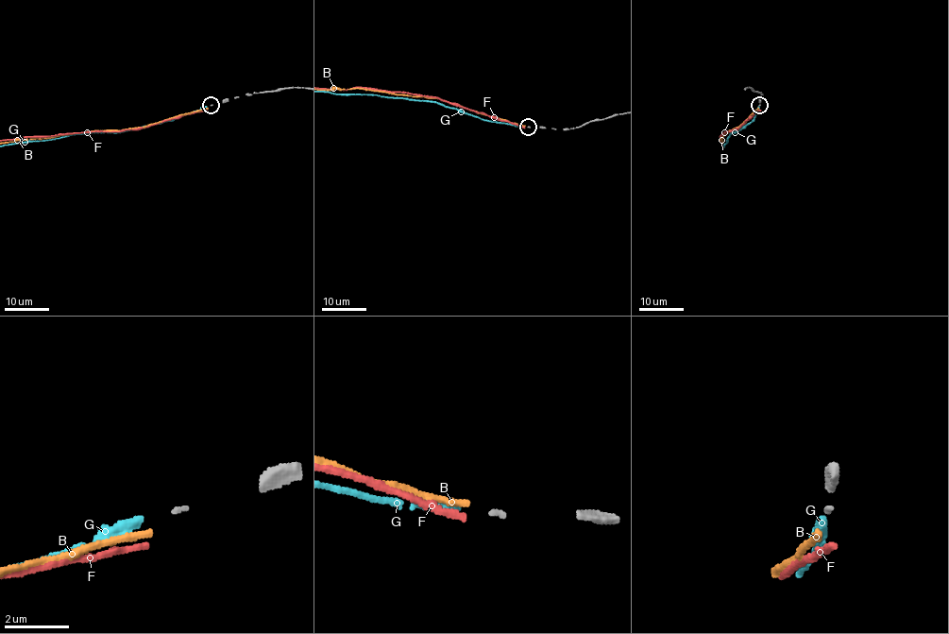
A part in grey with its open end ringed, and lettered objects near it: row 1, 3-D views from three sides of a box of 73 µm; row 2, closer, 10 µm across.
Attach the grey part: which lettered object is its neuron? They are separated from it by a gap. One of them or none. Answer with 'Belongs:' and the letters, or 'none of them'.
Belongs: G

